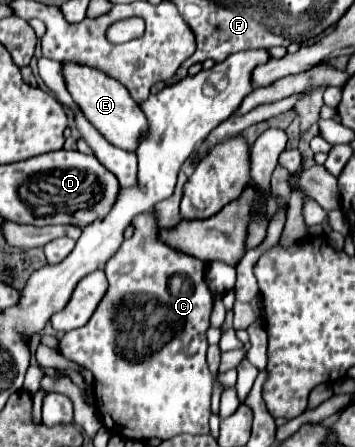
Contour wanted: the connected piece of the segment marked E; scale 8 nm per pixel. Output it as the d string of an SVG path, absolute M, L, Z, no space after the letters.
M64 62L62 66L68 92L72 94L74 102L80 106L84 116L90 120L90 124L94 124L96 130L100 130L100 134L116 148L136 152L140 140L144 140L144 136L148 134L148 118L144 116L140 106L132 100L132 96L128 96L126 88L118 80L112 80L100 70L72 62Z

